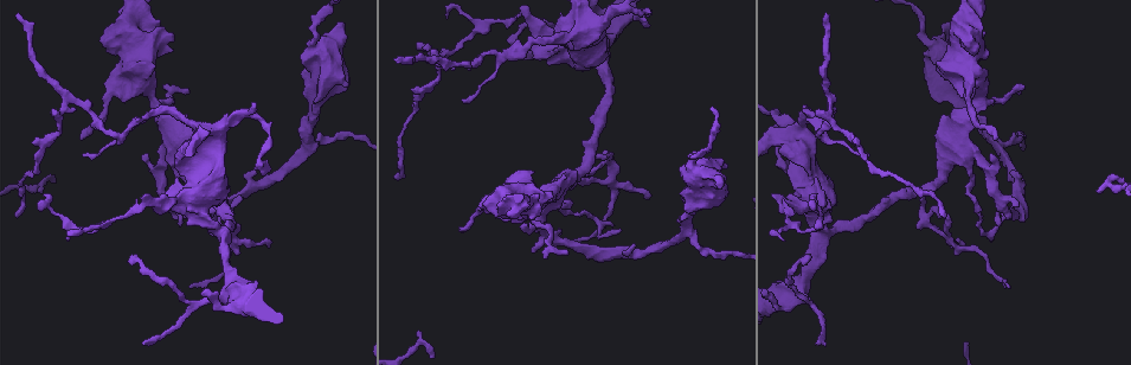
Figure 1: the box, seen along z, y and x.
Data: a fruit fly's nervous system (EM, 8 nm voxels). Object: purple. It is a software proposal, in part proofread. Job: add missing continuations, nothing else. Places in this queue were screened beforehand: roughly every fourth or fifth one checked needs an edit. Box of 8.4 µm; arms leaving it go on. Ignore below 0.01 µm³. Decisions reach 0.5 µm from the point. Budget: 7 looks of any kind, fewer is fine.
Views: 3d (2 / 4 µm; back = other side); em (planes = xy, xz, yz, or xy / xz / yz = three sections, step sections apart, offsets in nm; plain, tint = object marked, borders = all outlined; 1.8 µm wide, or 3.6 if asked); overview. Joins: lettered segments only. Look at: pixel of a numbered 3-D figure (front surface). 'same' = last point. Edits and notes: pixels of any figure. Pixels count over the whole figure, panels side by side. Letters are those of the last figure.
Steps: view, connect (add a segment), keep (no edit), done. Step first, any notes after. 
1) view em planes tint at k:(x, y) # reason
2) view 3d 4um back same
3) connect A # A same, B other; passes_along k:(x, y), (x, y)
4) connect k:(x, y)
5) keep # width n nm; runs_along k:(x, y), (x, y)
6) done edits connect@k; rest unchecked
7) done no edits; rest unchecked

view em planes tint at 1:(131, 256) # an open end

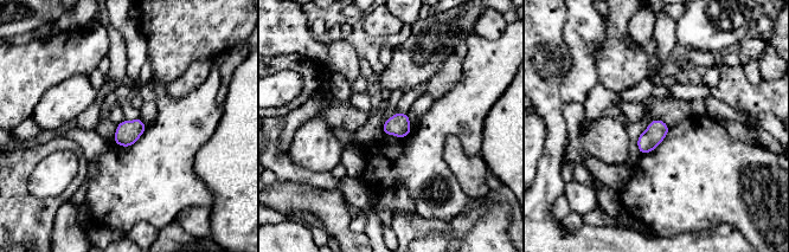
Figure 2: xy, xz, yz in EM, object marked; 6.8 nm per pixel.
view em planes borders same # what lies round it

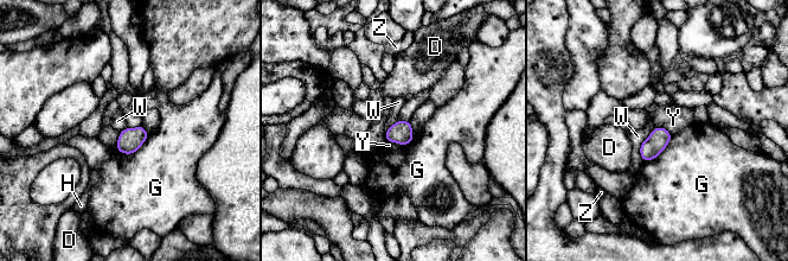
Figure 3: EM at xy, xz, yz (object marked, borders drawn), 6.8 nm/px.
keep # D other, G other, H other, W other, Y other, Z other; border 3:(657, 127), (640, 146), (642, 160); none of them fits

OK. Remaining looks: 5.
view em planes plain at 1:(48, 196) # thin end

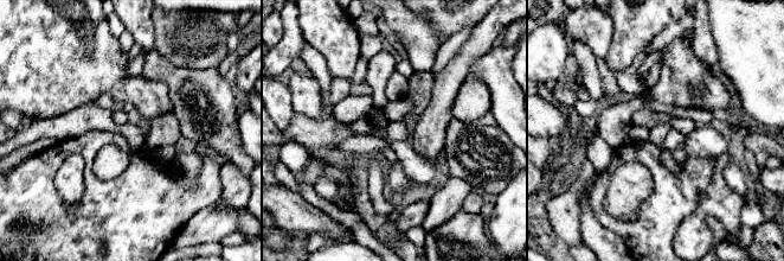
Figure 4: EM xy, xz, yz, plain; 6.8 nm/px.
view em planes tint same # where the object lies

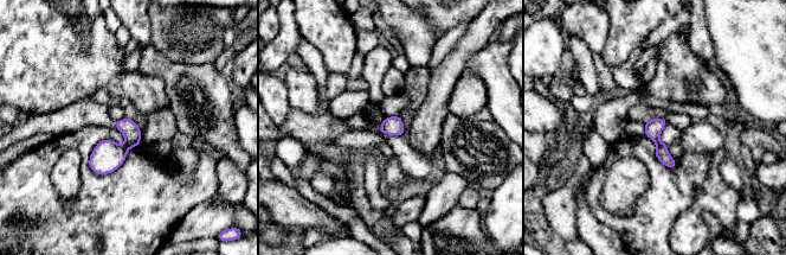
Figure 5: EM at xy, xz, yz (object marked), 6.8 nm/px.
view em planes borders same # see the neighbours

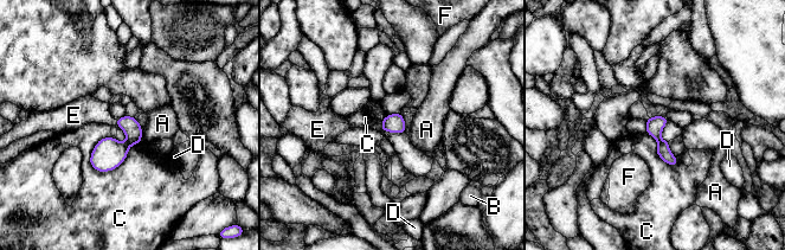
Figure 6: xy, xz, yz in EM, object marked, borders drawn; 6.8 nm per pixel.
connect E # width 120 nm; A other, B other, C other, D other, E same, F other; it goes on there

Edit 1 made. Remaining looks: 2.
view em planes borders at 1:(589, 149) # two arms in line, one across

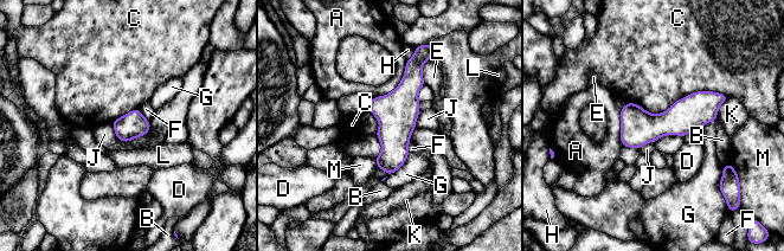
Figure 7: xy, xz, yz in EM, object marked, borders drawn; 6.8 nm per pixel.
keep # longest_contact C 700 nm; A other, B other, C other, D other, E other, F other, G other, H other, J other, K other, L other, M other; runs_along 7:(415, 60), (397, 111), (389, 169); none of them fits

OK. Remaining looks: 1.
done edits connect@6; rest unchecked

